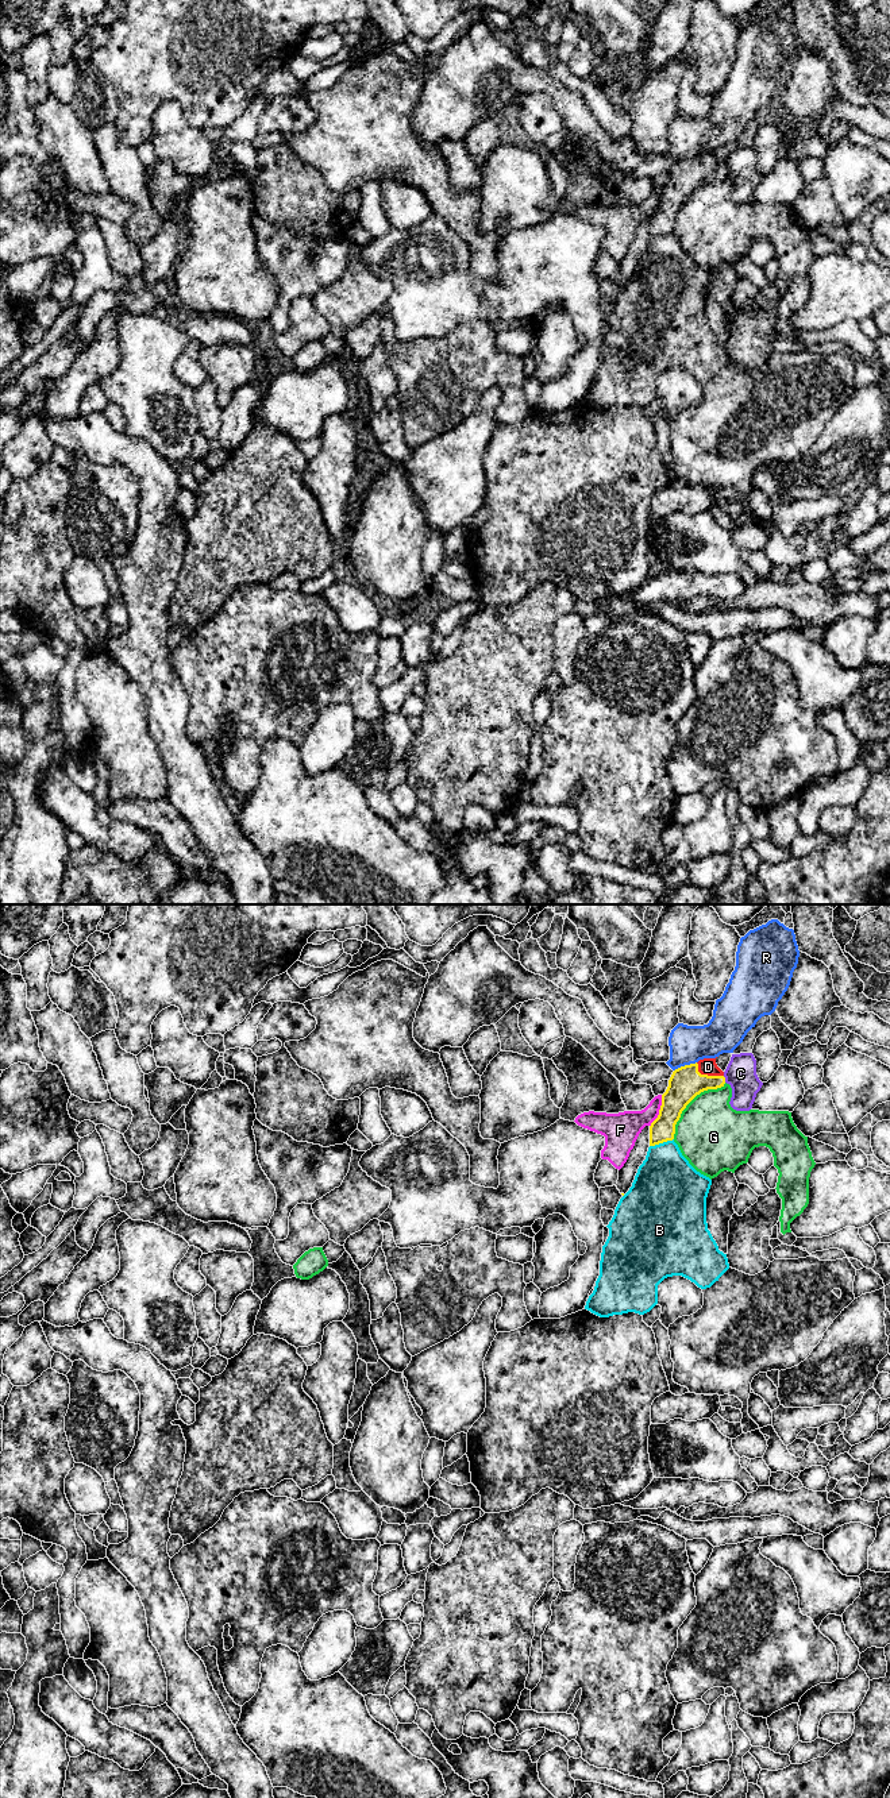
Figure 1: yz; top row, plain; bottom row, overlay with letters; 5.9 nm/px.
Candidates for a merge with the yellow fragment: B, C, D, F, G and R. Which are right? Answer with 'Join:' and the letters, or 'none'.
Join: D

